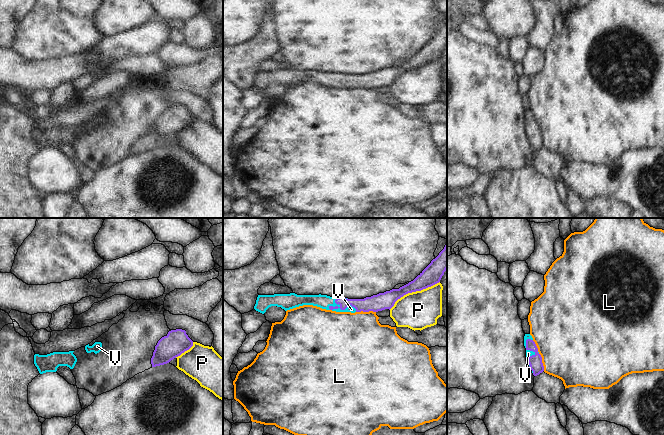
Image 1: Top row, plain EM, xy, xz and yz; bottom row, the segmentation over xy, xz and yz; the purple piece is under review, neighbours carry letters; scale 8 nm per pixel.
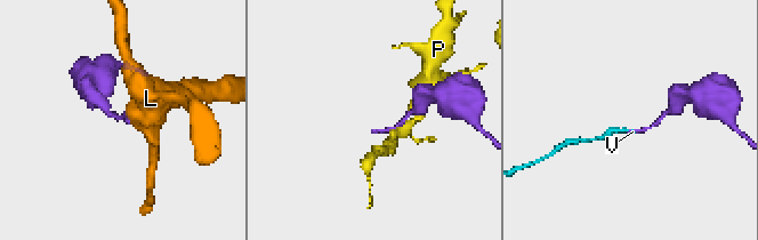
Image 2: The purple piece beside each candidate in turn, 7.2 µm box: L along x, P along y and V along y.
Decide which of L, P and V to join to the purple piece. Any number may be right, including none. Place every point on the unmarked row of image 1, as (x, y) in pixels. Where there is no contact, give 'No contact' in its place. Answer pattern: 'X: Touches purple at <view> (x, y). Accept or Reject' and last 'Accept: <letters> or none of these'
L: Touches purple at xz (365, 87). Reject
P: Touches purple at xz (413, 67). Reject
V: Touches purple at xz (343, 85). Accept
Accept: V

